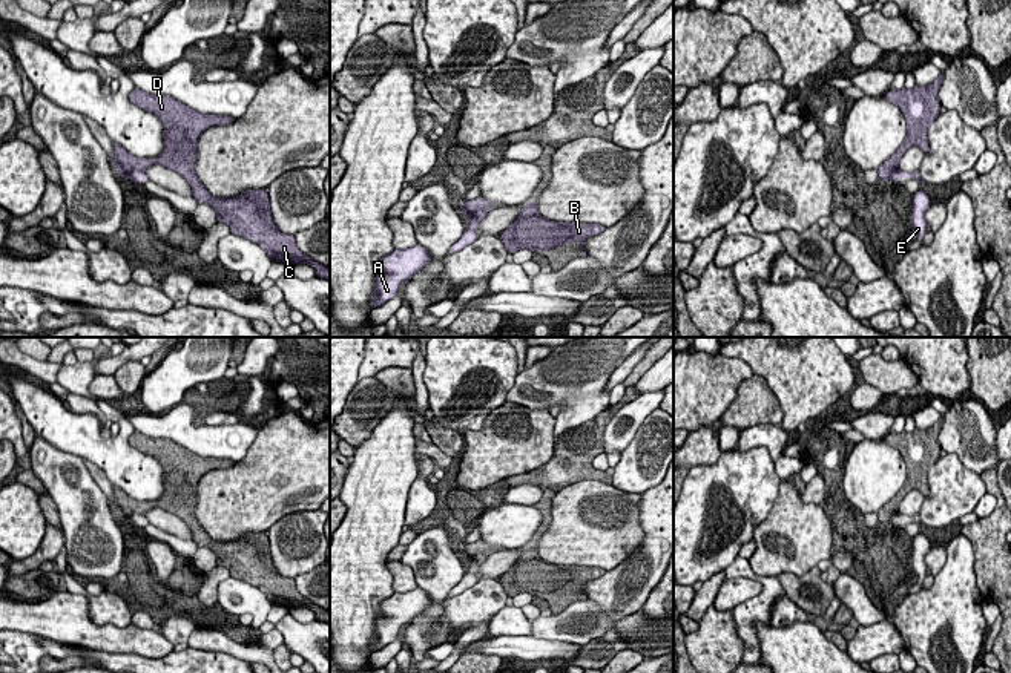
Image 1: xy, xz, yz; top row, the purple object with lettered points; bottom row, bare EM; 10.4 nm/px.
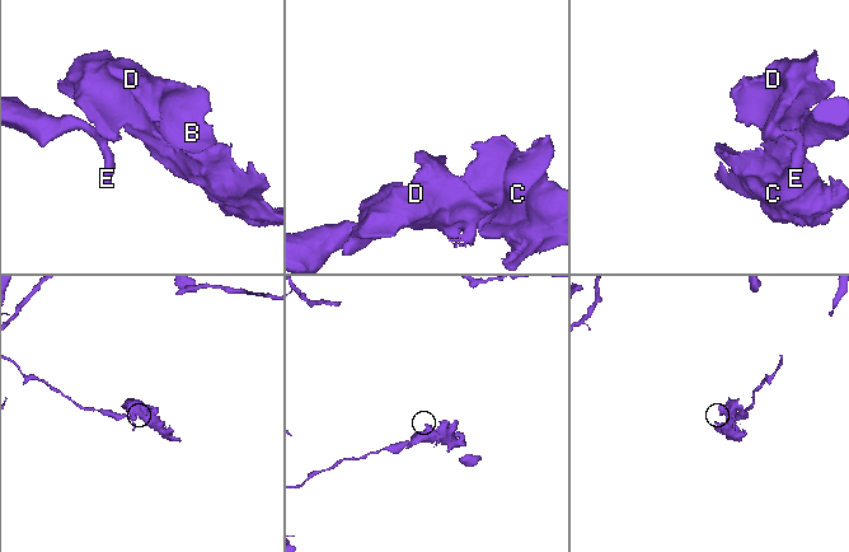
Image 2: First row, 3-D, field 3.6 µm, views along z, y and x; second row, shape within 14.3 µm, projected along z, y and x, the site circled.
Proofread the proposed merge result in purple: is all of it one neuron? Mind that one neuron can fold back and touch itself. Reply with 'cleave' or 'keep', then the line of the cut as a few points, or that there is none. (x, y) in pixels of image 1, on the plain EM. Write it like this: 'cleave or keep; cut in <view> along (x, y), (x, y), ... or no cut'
cleave; cut in xy along (143, 514), (134, 514), (125, 520)

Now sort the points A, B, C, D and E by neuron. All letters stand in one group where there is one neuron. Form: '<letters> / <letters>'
A E / B C D

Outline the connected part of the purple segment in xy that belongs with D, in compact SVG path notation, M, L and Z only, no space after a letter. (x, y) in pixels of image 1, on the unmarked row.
M133 431L129 445L155 457L164 469L164 495L156 501L137 501L114 486L112 506L120 520L133 514L144 515L150 507L161 507L178 515L192 530L199 547L209 547L216 555L216 564L226 567L232 578L258 587L270 602L291 607L308 607L316 619L330 624L330 612L304 598L293 578L281 576L272 563L267 532L244 533L235 541L212 540L195 515L196 486L199 478L213 469L227 469L235 465L226 458L196 455L175 443L172 438L150 438Z

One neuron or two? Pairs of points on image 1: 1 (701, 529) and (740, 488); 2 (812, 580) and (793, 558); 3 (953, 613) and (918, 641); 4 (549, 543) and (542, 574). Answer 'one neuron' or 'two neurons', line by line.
1: one neuron
2: two neurons
3: one neuron
4: two neurons

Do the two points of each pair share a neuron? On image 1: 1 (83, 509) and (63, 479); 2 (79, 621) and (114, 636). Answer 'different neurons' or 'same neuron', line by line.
1: same neuron
2: same neuron

